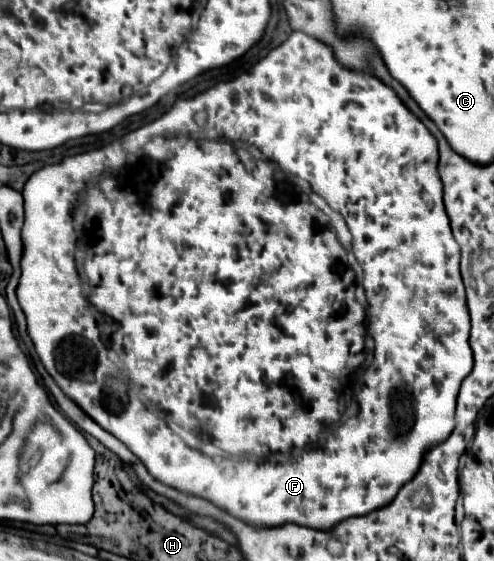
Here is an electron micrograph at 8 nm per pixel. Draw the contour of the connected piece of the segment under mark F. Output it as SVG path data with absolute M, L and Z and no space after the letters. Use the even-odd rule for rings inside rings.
M293 32L279 48L269 52L267 58L257 62L249 72L243 72L229 82L219 82L217 86L195 98L179 100L167 114L163 114L155 122L127 132L103 147L73 155L73 158L65 158L63 164L45 166L27 180L23 188L25 256L21 260L23 274L21 284L17 288L17 298L27 316L27 330L45 370L57 380L61 390L69 398L73 398L73 402L79 404L85 414L89 414L101 428L117 436L131 452L135 452L135 456L147 464L153 478L161 480L163 484L181 488L183 492L205 496L207 500L213 500L217 506L225 508L229 514L241 516L241 520L249 520L249 524L277 526L293 522L317 530L329 530L349 516L363 516L373 508L389 504L389 500L393 500L393 496L399 492L401 484L409 482L417 474L417 468L421 466L421 456L433 444L441 444L441 440L445 440L445 436L449 436L449 432L453 430L459 386L463 378L469 376L469 372L473 370L473 354L469 348L469 310L465 302L465 286L459 272L461 250L451 234L449 218L445 214L441 192L443 184L437 174L437 160L439 152L435 136L403 104L403 100L395 94L393 88L383 84L371 72L359 72L341 66L335 60L333 48L325 42L307 36L305 32ZM288 172L299 176L301 180L307 180L315 194L303 182L299 186L309 198L301 190L297 190L287 180ZM147 178L155 179L151 188L144 188L144 183L149 181ZM79 200L87 204L87 214L99 222L99 240L89 246L89 256L82 262L86 296L83 294L83 282L77 272L74 258L80 249L80 237L75 234L71 221L74 212L79 211ZM137 242L139 246L143 246L143 252L147 250L147 258L143 260L137 260ZM361 268L365 294L361 286L357 286L355 294L355 276L357 280L361 280ZM365 296L369 304L367 320L373 336L366 336L366 341L363 308ZM374 348L375 360L367 368L365 386L357 394L359 414L342 422L343 410L353 400L349 386L355 370L363 362L363 350L371 356ZM109 374L115 376L117 386L105 384L105 378Z

